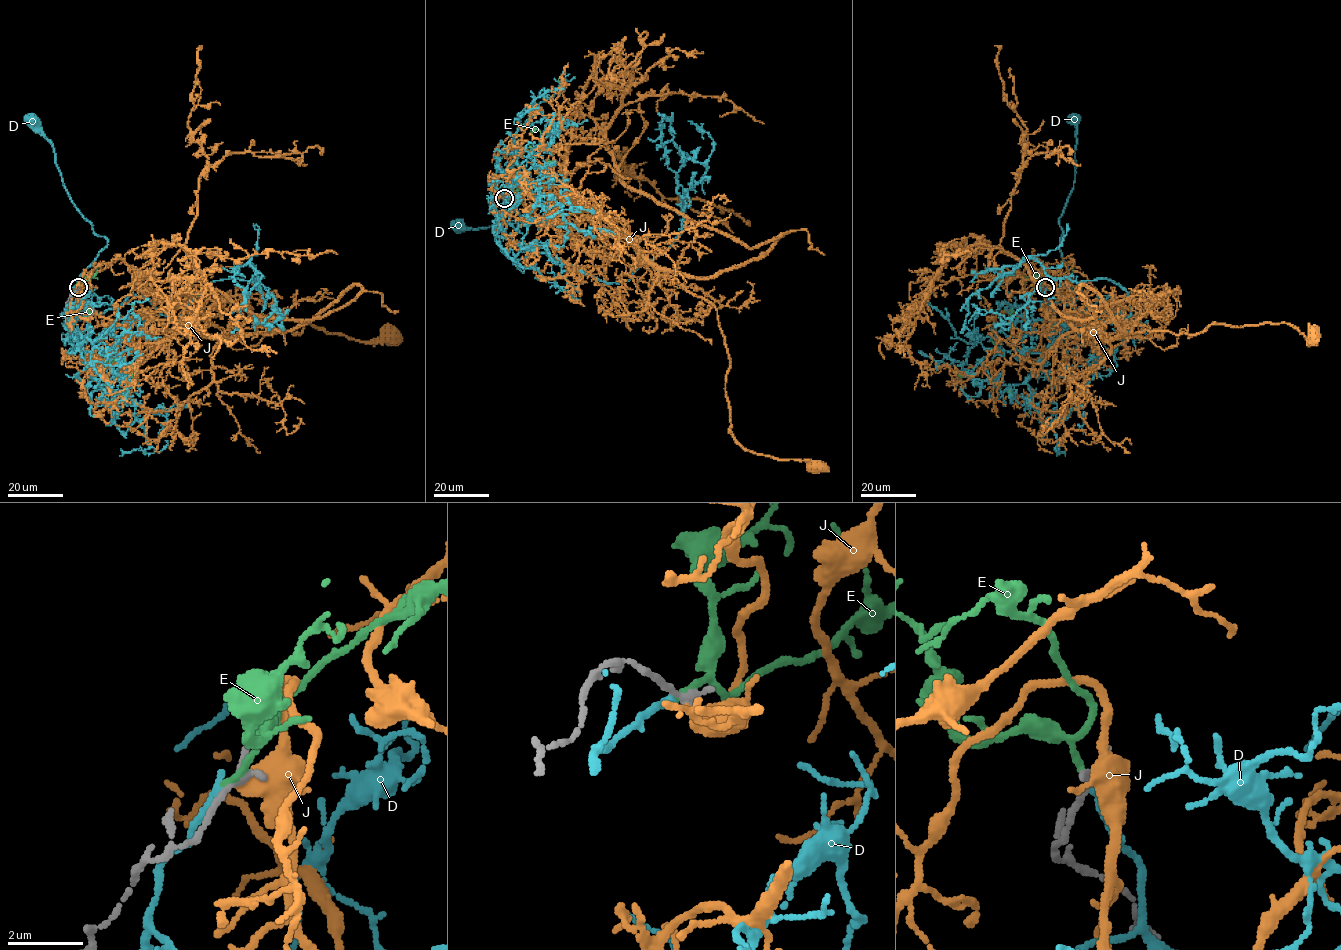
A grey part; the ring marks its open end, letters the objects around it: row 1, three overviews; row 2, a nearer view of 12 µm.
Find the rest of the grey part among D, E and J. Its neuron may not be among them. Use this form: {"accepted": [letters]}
{"accepted": []}

